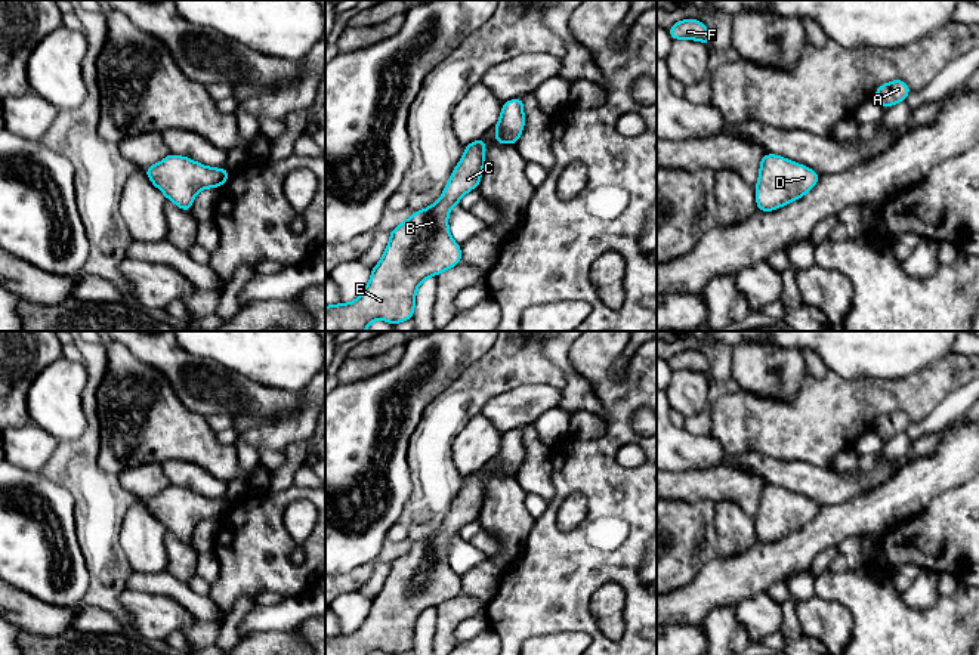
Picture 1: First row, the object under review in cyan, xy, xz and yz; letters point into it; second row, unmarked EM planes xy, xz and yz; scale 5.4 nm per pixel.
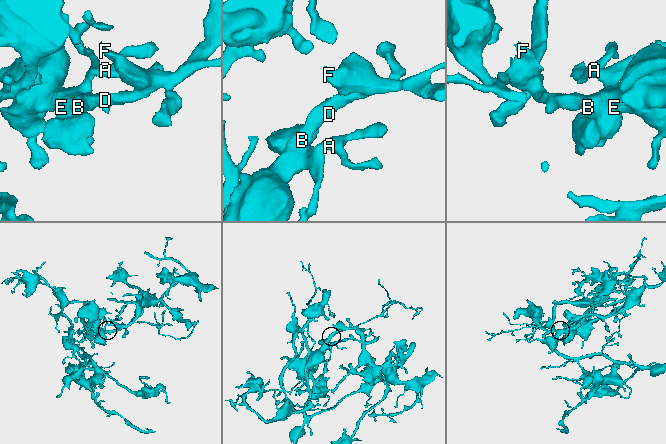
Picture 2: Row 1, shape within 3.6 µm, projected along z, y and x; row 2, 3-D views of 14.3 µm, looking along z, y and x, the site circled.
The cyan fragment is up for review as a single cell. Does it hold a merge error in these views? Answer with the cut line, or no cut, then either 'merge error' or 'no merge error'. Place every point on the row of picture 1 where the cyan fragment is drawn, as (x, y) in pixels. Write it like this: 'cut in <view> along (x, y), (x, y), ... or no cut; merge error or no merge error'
no cut; no merge error

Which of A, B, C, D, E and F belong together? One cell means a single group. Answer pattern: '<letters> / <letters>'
A B C D E F

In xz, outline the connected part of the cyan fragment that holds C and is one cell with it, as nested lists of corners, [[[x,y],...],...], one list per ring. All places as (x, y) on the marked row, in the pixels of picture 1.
[[[485,136],[464,145],[463,158],[441,198],[389,231],[389,244],[358,299],[325,306],[325,331],[365,331],[374,319],[392,325],[413,319],[421,281],[461,260],[461,247],[448,231],[448,213],[464,194],[479,186],[485,146]]]

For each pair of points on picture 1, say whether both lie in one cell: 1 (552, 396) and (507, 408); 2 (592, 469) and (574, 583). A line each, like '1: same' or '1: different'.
1: same
2: same

